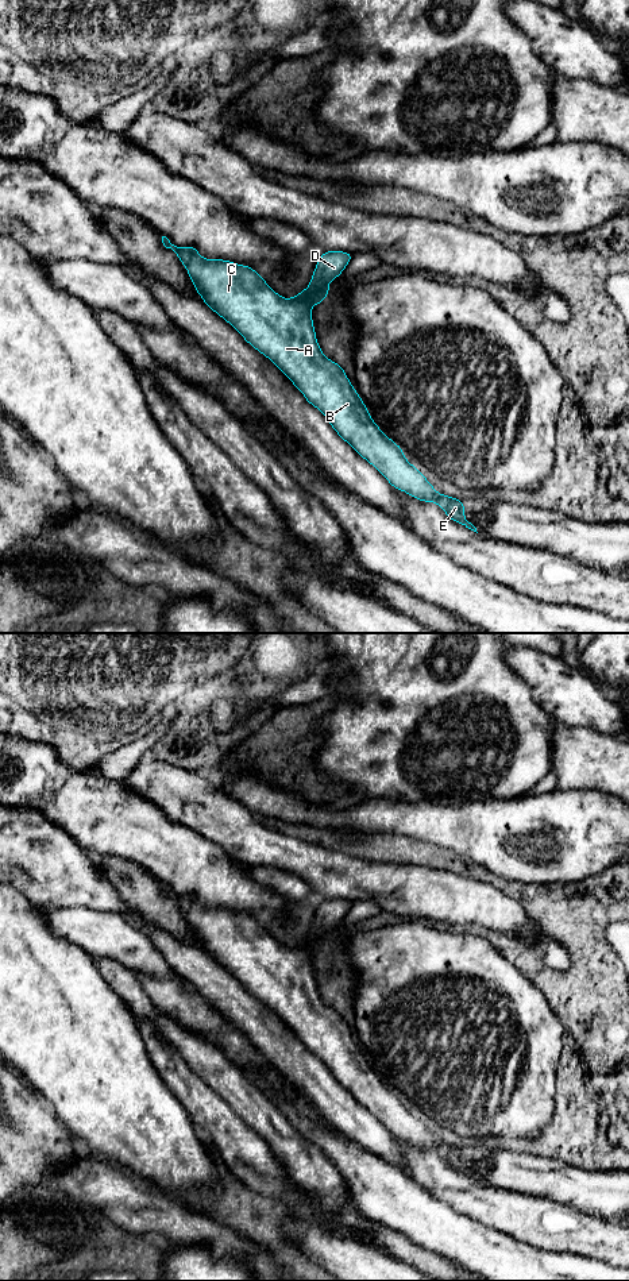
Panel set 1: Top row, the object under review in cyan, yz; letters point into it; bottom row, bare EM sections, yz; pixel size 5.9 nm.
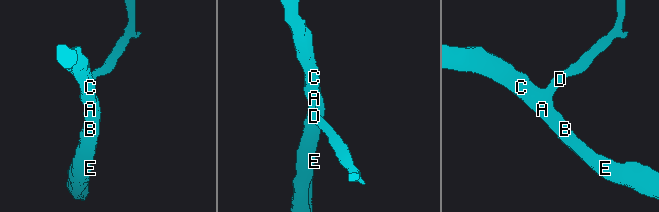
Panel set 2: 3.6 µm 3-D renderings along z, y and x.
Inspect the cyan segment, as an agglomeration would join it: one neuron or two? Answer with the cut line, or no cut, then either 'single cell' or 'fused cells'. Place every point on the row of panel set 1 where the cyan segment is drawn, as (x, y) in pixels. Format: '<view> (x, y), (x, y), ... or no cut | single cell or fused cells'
no cut | single cell

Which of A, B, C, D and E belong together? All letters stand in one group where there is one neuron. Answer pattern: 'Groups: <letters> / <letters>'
Groups: A B C D E

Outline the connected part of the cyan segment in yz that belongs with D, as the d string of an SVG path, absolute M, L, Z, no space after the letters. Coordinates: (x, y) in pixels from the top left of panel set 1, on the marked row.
M162 236L162 243L166 248L174 251L186 267L202 301L229 323L248 344L277 364L304 394L305 400L325 416L336 433L373 464L394 489L422 502L437 503L449 520L476 532L476 528L464 517L464 502L439 494L418 468L408 462L404 449L373 421L340 363L332 362L320 350L310 309L325 301L331 290L327 283L343 273L354 254L324 251L317 259L309 286L301 290L298 296L294 294L290 300L286 300L275 293L255 269L224 259L205 259L194 246L177 247L166 236Z

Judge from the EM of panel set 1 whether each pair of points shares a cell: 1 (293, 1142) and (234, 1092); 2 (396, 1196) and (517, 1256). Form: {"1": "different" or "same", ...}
{"1": "same", "2": "same"}

